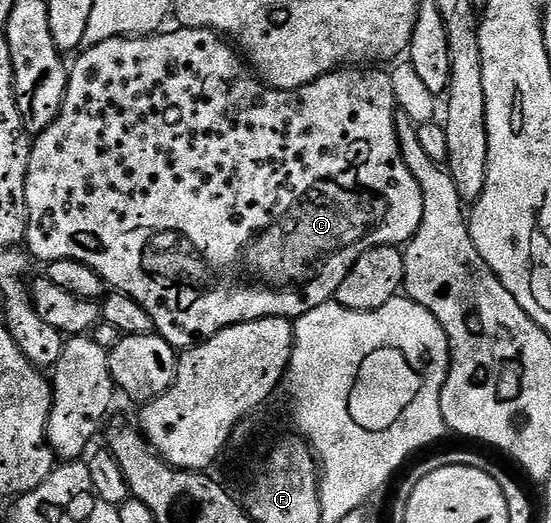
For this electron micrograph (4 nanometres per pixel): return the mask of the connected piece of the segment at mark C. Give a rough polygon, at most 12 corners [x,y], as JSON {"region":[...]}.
{"region":[[109,38],[25,248],[176,350],[421,226],[391,78]]}

